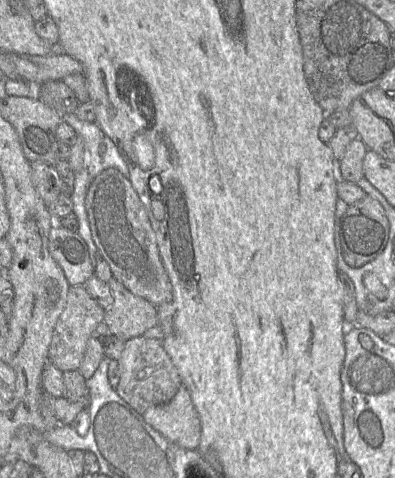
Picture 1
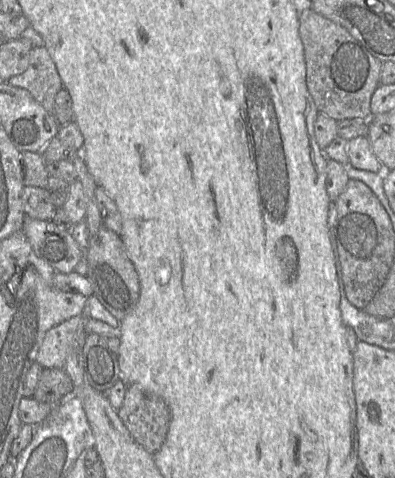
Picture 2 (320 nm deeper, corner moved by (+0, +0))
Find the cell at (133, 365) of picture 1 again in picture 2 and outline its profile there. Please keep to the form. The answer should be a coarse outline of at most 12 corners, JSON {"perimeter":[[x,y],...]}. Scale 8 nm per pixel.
{"perimeter":[[128,385],[118,415],[149,453],[163,445],[165,401]]}

